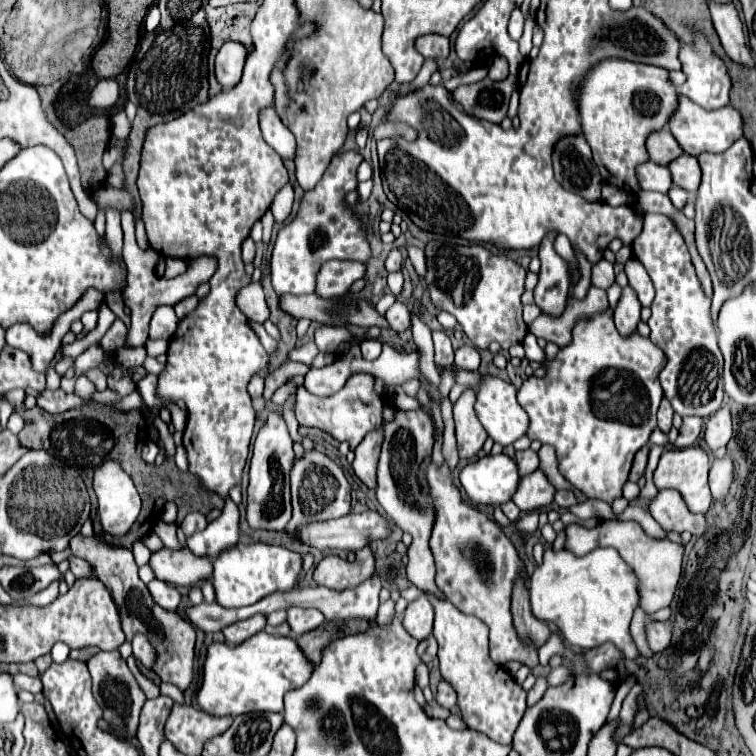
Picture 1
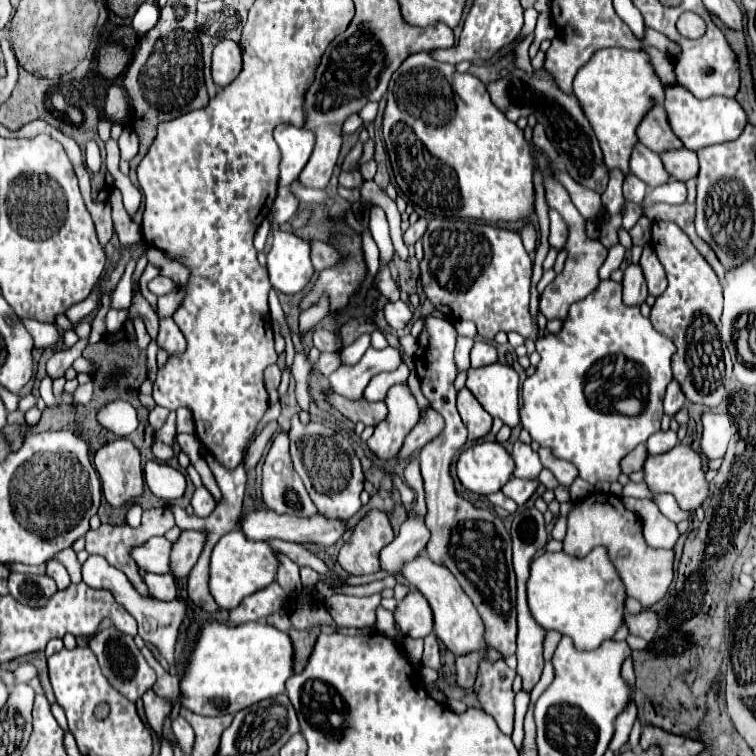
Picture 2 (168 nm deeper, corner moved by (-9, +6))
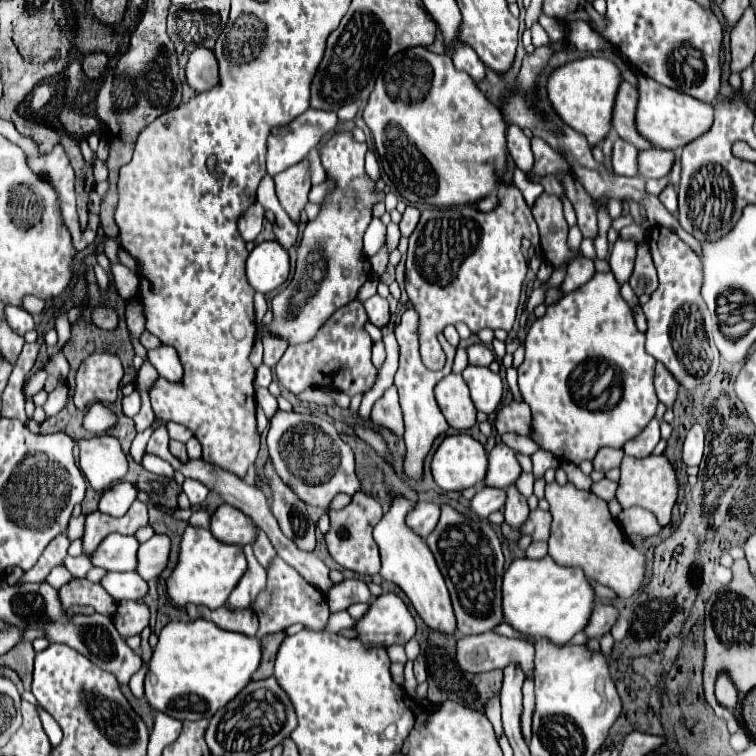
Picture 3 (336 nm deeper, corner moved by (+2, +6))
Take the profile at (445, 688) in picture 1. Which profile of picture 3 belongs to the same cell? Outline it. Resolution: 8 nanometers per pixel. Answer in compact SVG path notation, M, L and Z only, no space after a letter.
M497 633L469 635L457 641L457 663L467 673L483 673L519 663L525 675L533 675L533 655L535 649L531 643Z

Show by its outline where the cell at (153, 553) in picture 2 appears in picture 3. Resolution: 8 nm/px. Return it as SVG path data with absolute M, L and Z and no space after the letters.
M109 535L97 547L97 553L89 557L95 567L103 567L107 571L133 571L137 569L137 537L129 535Z

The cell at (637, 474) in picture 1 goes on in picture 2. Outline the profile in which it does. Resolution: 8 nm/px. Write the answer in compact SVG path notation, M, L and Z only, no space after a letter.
M638 445L636 449L632 449L632 453L628 453L628 457L624 457L624 461L620 461L620 469L622 473L630 475L632 471L640 471L644 461L646 461L648 453L646 453L646 445Z

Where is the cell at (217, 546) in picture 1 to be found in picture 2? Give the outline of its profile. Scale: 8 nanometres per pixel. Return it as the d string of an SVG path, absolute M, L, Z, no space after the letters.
M182 531L180 537L172 543L170 573L174 577L188 577L204 547L204 539L206 535L200 531Z

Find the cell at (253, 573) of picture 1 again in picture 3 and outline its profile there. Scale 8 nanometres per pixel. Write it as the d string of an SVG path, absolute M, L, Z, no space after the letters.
M189 525L183 533L179 563L173 575L167 579L167 589L169 589L171 599L177 605L195 603L195 605L205 605L209 609L217 609L225 605L229 593L237 587L245 571L247 571L247 559L239 545L223 543L215 539L211 531Z

